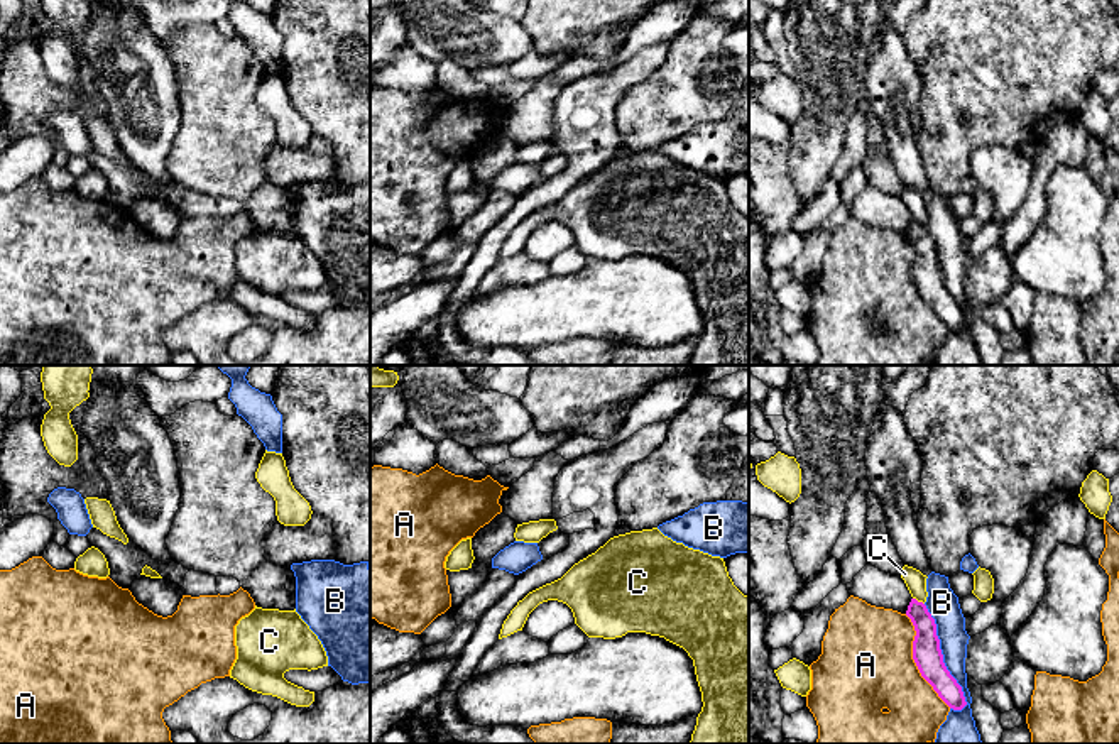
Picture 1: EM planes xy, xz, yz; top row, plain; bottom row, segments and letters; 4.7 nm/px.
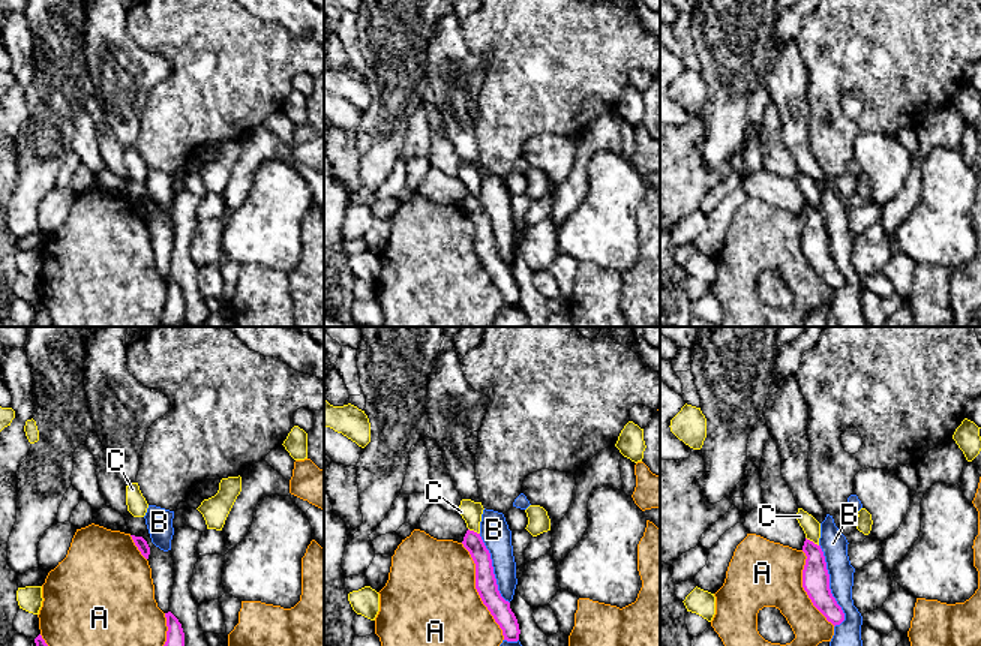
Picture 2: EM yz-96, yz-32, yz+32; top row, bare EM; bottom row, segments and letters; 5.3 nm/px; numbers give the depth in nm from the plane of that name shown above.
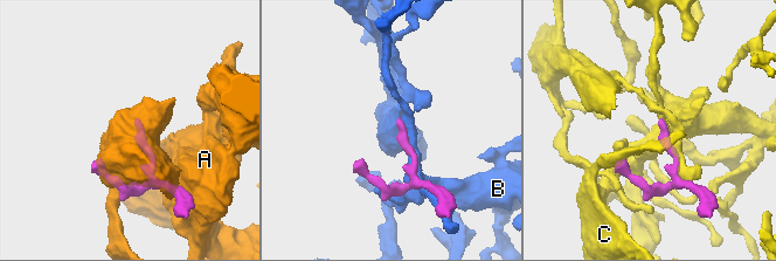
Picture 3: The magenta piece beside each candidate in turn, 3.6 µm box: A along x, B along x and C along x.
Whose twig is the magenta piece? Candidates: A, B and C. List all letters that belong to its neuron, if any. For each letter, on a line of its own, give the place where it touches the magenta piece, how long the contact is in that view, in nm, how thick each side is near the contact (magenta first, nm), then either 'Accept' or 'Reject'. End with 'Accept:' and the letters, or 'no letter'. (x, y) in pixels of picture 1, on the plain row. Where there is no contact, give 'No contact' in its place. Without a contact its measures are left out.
A: Touches magenta at yz (915, 283). Shared border 500 nm. Thickness 140 nm (magenta) against 440 nm. Reject
B: Touches magenta at yz (942, 279). Shared border 550 nm. Thickness 140 nm (magenta) against 150 nm. Reject
C: Touches magenta at yz (917, 222). Shared border 70 nm. Thickness 130 nm (magenta) against 100 nm. Accept
Accept: C

